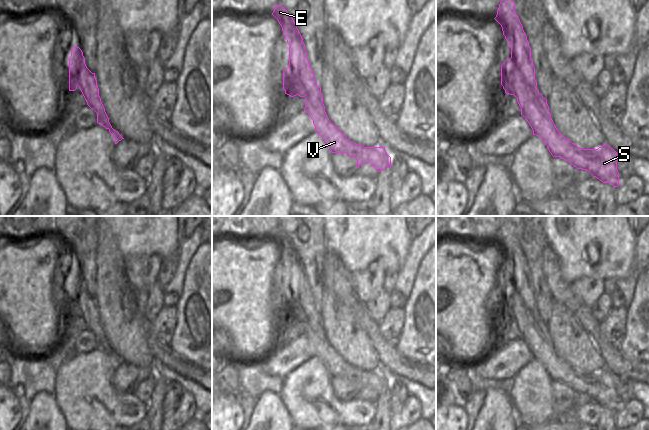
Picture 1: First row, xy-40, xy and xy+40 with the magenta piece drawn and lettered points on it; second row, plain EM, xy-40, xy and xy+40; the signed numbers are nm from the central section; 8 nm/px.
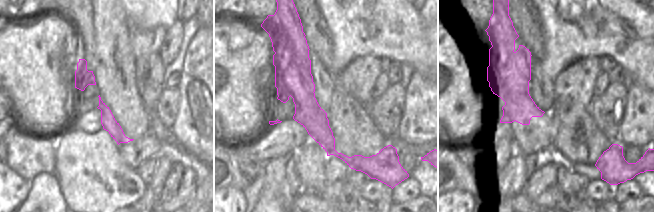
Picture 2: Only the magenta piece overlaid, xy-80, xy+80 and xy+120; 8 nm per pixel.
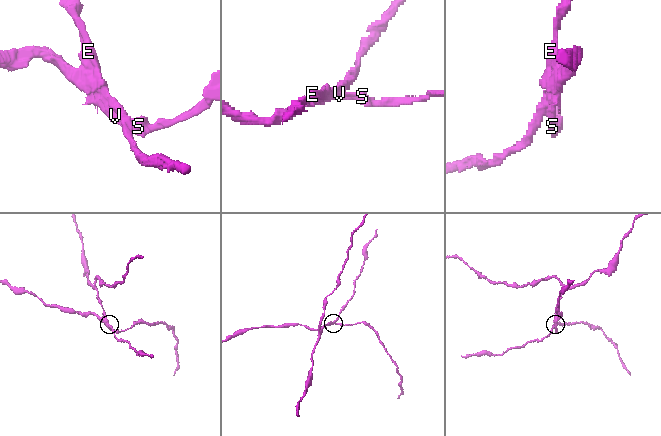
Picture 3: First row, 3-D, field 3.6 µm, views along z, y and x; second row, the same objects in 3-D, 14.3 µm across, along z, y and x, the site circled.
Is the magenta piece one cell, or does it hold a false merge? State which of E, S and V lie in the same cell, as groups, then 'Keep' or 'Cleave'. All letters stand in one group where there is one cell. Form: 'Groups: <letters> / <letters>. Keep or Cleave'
Groups: E / S V. Cleave

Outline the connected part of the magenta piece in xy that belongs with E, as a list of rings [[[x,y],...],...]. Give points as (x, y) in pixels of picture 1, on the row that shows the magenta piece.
[[[276,5],[272,15],[282,27],[283,35],[289,47],[289,66],[295,68],[299,74],[299,80],[305,88],[311,102],[320,111],[325,111],[321,87],[317,86],[313,70],[307,58],[303,38],[287,10]]]

